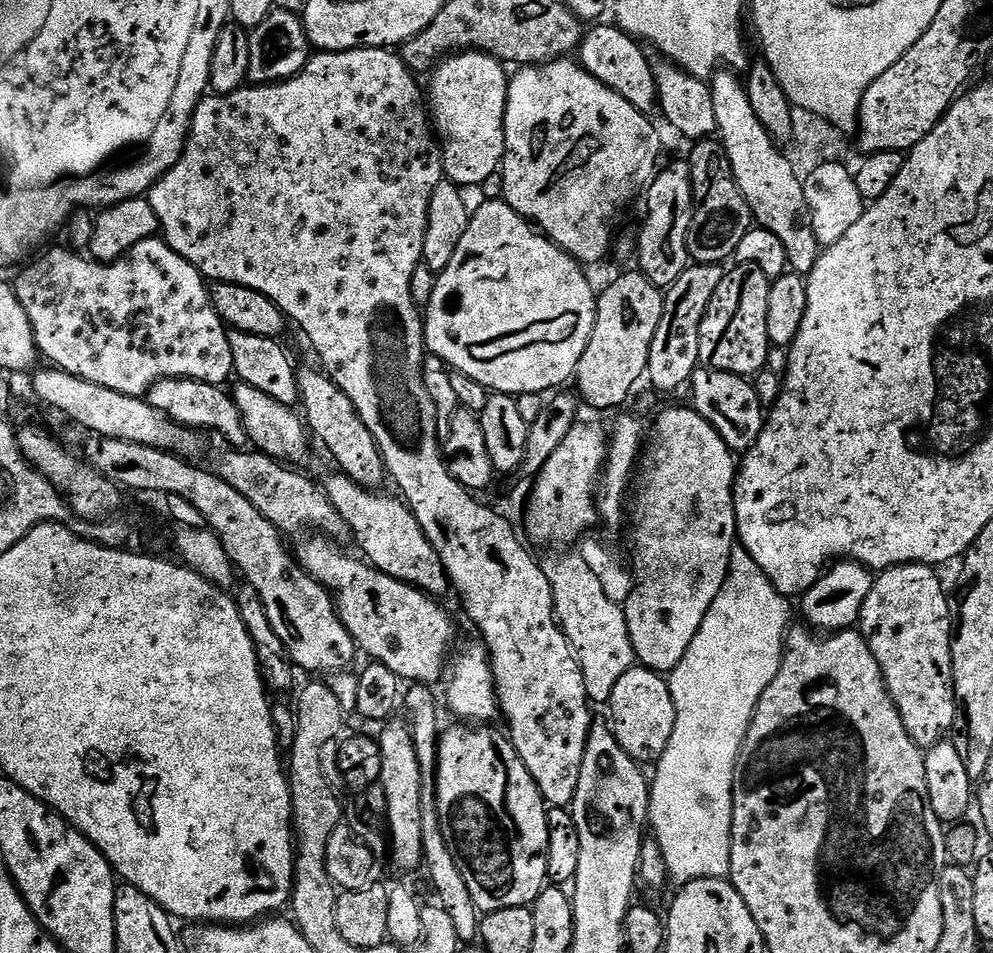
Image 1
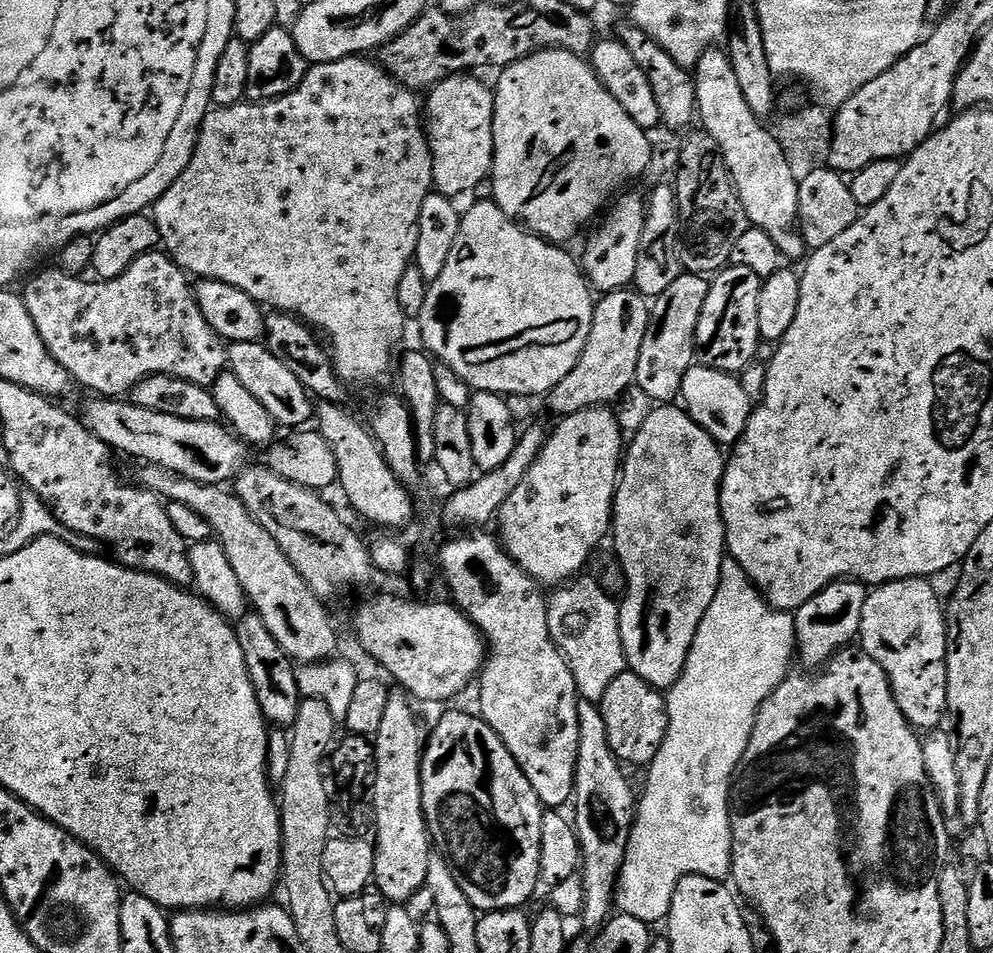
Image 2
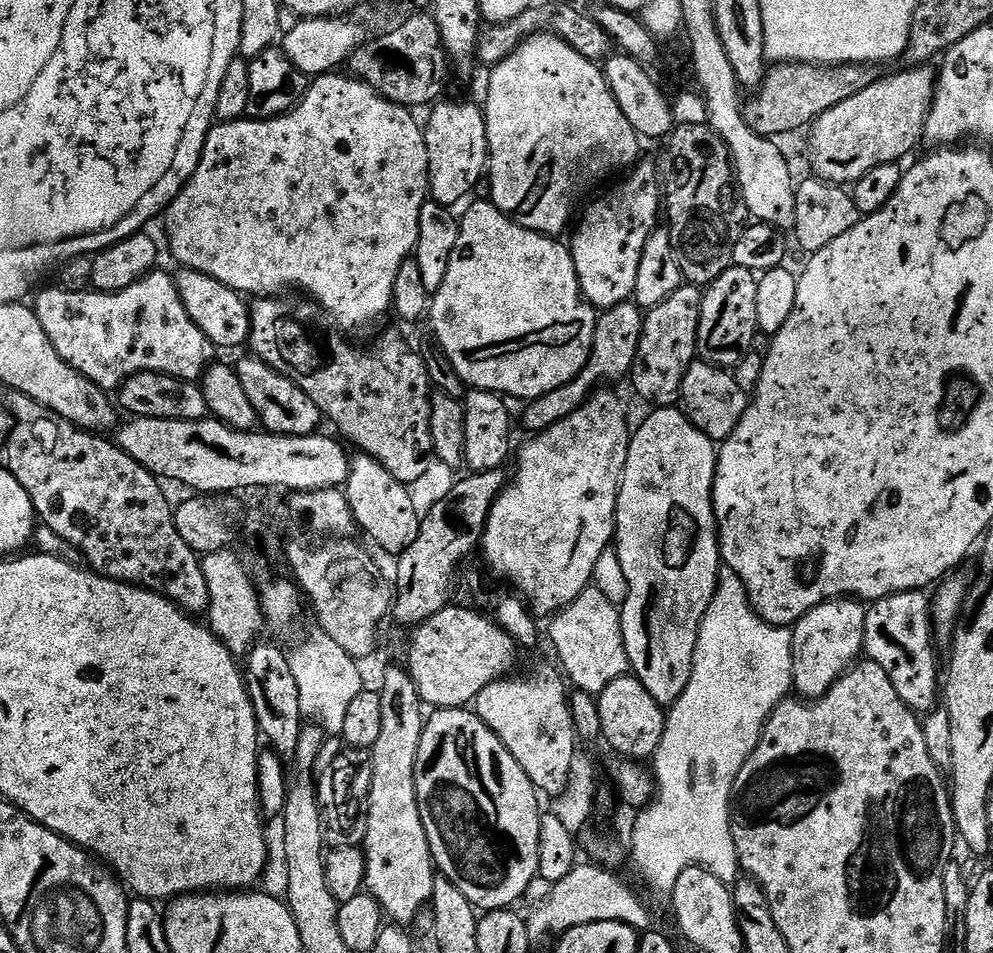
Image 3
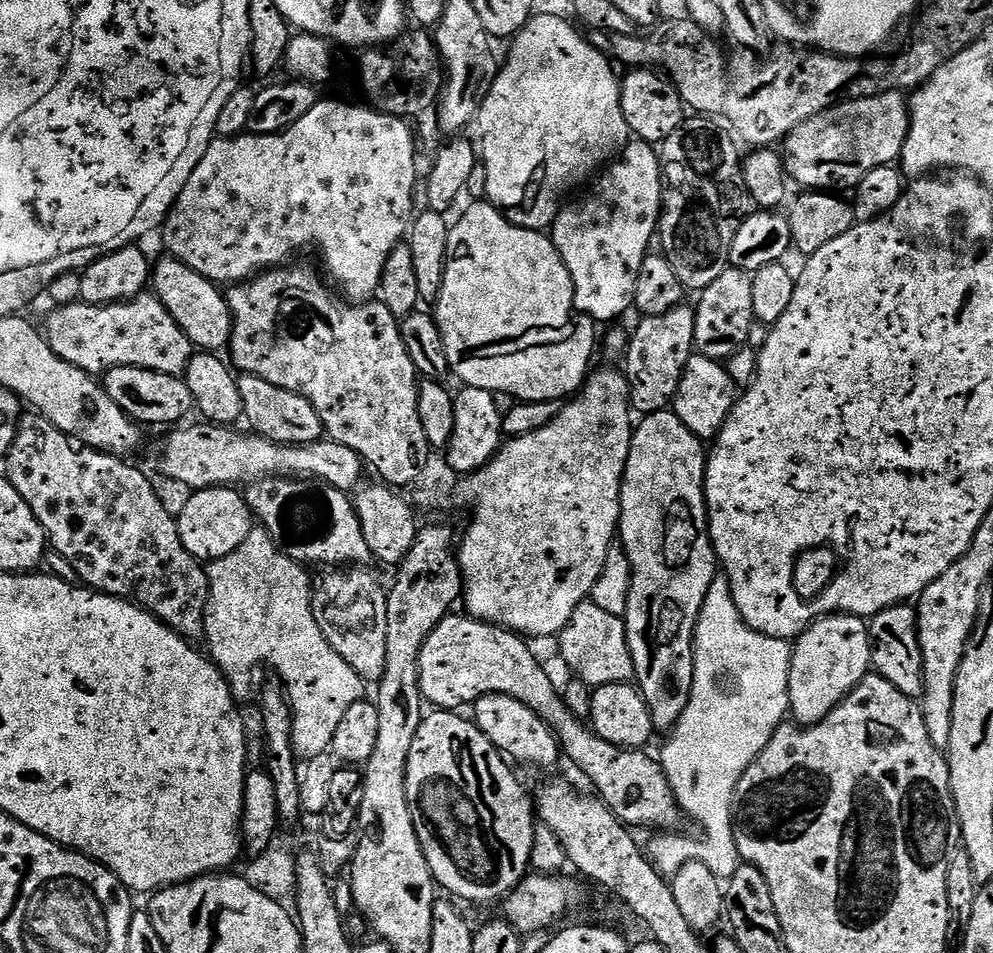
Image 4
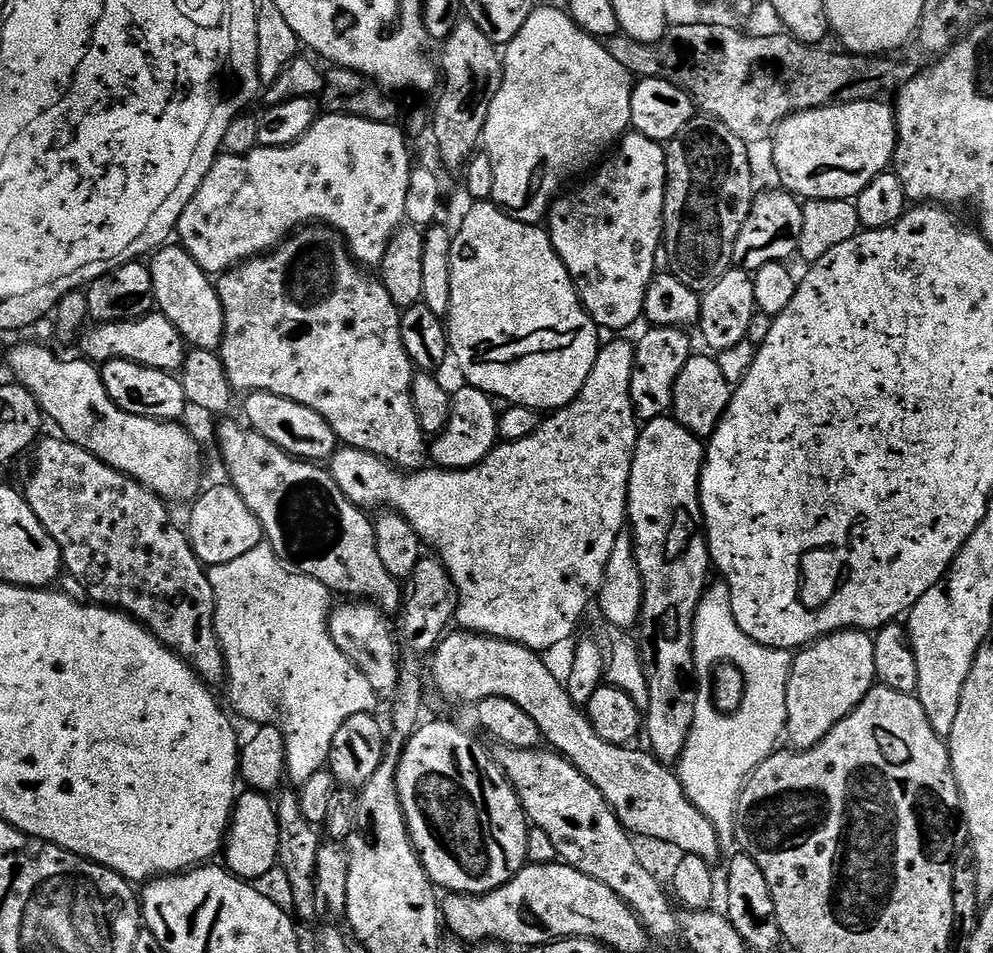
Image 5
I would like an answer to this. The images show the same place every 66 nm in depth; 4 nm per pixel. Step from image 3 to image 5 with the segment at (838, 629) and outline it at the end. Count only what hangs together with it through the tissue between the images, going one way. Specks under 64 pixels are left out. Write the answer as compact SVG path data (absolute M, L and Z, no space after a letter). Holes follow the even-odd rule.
M849 630L834 632L823 640L816 640L808 647L795 653L792 669L786 686L786 740L796 750L813 748L842 722L866 698L871 688L877 687L876 667L874 666L874 639L869 633Z

